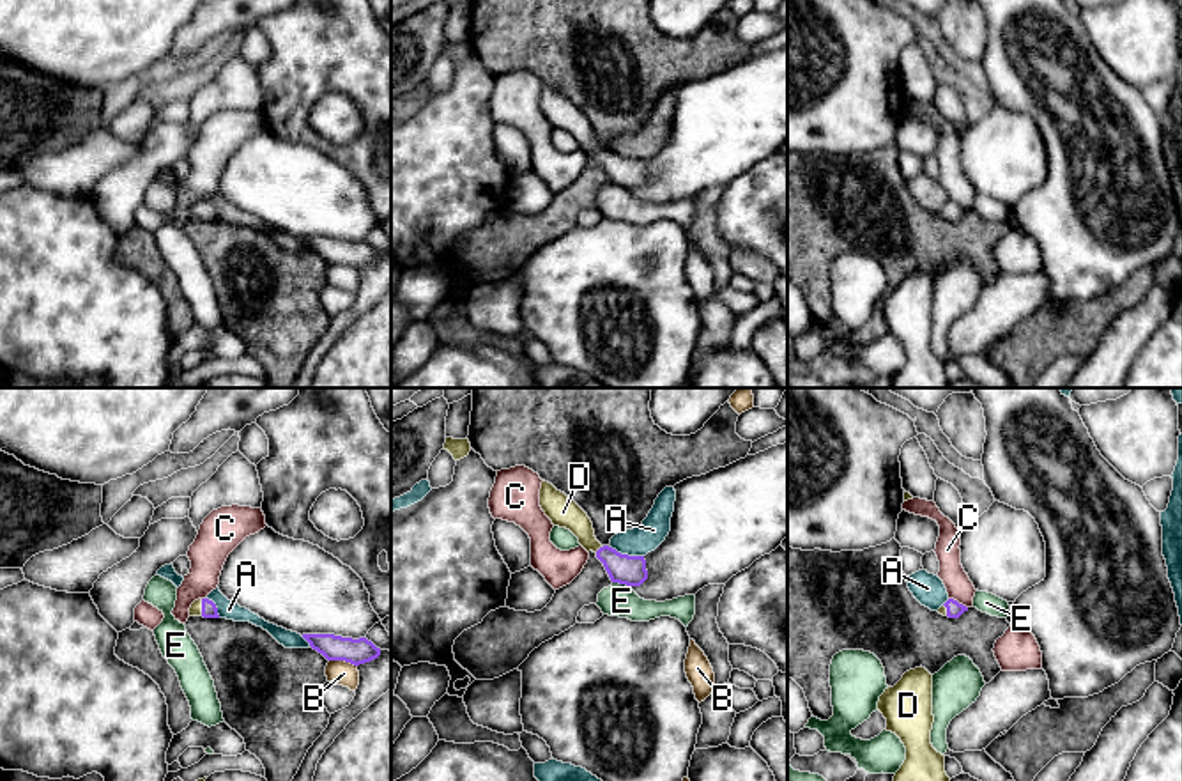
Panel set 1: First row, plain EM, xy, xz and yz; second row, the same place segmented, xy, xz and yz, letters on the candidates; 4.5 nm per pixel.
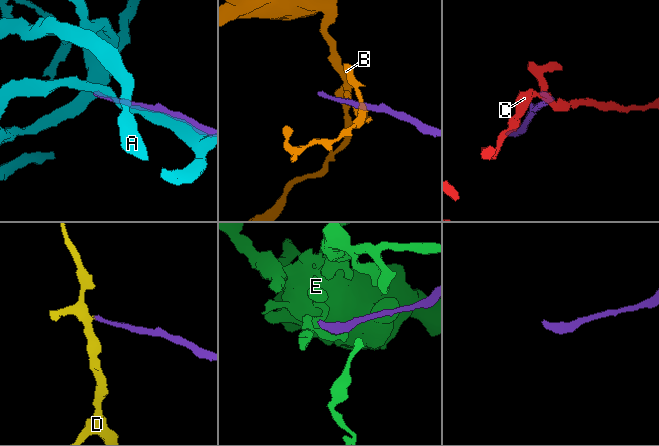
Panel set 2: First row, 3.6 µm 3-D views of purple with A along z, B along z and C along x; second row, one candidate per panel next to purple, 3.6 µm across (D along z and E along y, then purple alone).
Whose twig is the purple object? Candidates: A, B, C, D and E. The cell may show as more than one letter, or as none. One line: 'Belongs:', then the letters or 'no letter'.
Belongs: D

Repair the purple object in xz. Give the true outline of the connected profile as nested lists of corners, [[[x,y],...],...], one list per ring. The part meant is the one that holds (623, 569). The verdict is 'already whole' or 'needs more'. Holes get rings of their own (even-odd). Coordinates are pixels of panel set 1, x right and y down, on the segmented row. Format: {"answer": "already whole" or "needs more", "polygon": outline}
{"answer": "needs more", "polygon": [[[545,480],[540,489],[540,506],[554,526],[570,530],[587,553],[593,551],[596,554],[612,583],[641,586],[648,579],[644,556],[628,556],[602,545],[595,537],[587,514]]]}

